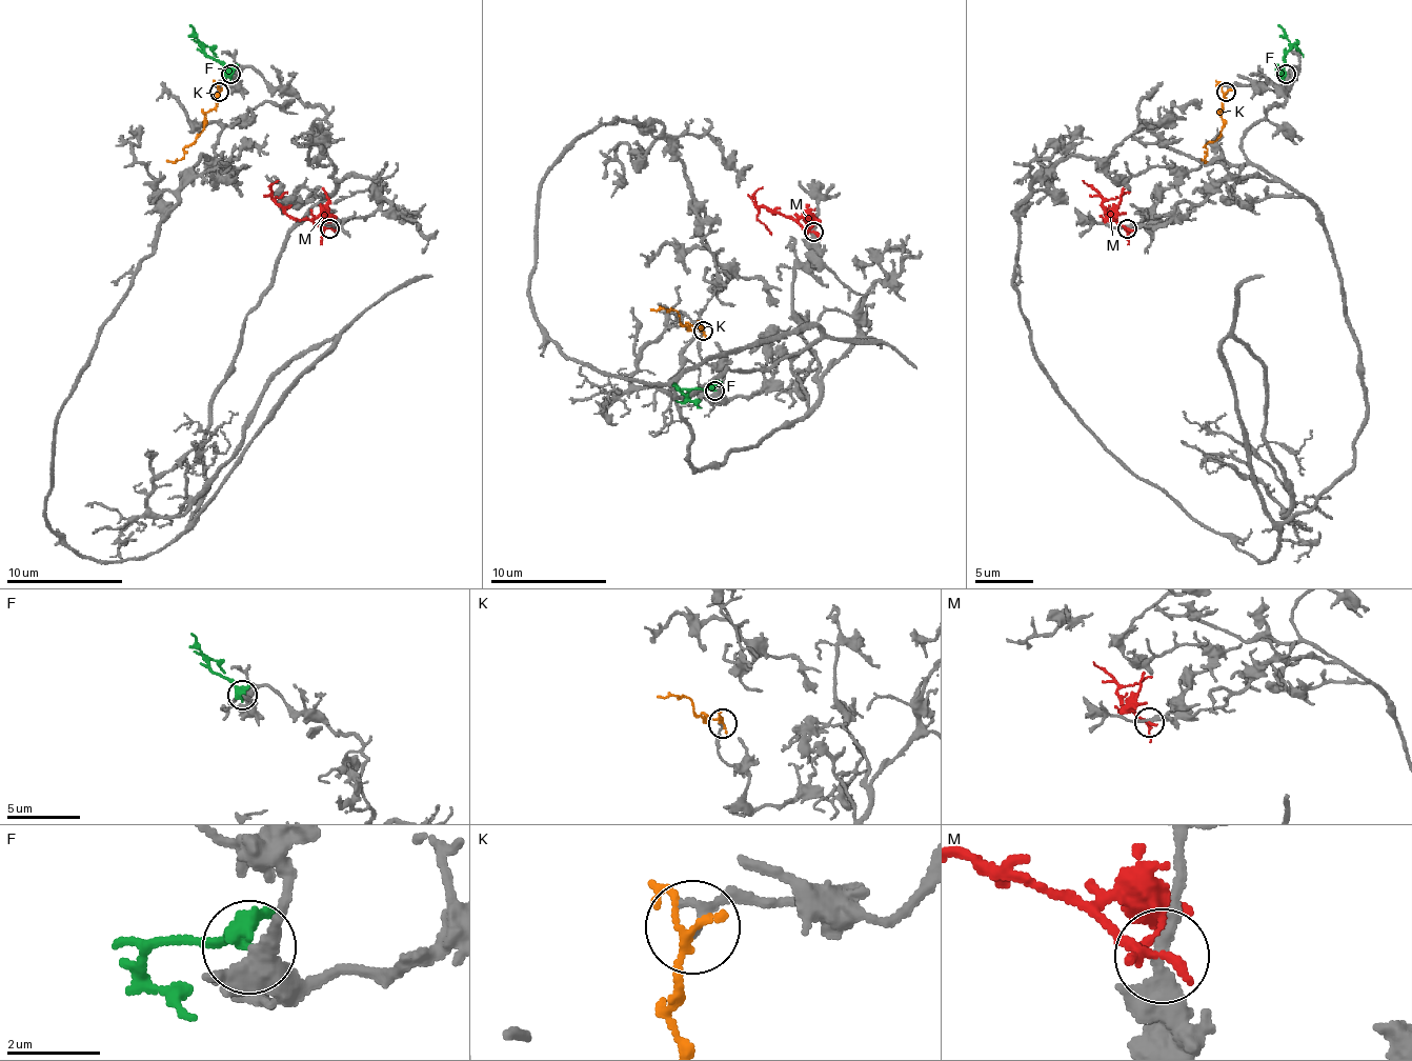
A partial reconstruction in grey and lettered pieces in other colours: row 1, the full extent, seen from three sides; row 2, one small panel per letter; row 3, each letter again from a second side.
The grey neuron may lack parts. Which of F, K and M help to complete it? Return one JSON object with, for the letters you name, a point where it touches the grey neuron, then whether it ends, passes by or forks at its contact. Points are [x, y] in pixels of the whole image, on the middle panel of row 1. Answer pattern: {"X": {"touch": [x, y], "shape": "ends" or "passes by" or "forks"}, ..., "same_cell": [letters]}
{"F": {"touch": [714, 391], "shape": "passes by"}, "same_cell": ["F"]}

